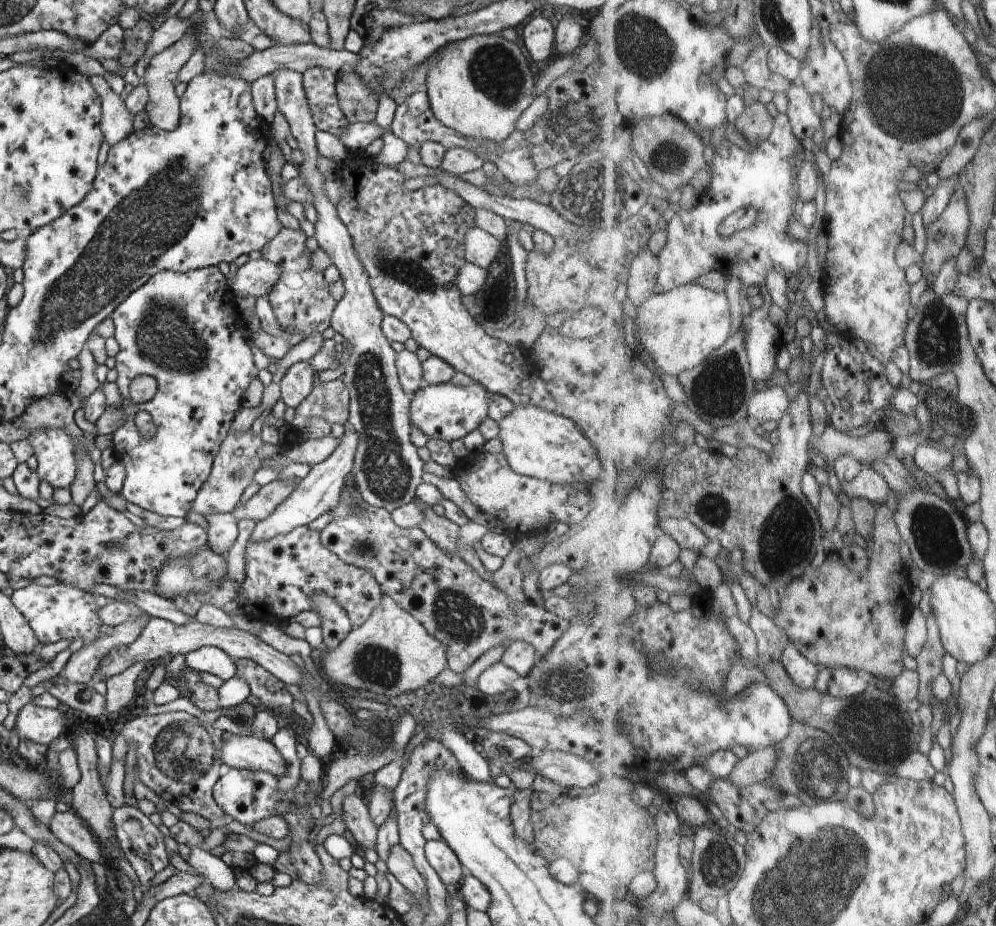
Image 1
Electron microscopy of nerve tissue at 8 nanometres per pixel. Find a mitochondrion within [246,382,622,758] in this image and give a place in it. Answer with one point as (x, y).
(457, 618)

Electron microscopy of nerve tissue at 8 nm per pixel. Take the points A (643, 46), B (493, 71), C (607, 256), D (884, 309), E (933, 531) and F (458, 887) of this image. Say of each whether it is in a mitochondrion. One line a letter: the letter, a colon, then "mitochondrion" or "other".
A: mitochondrion
B: mitochondrion
C: other
D: other
E: mitochondrion
F: other

